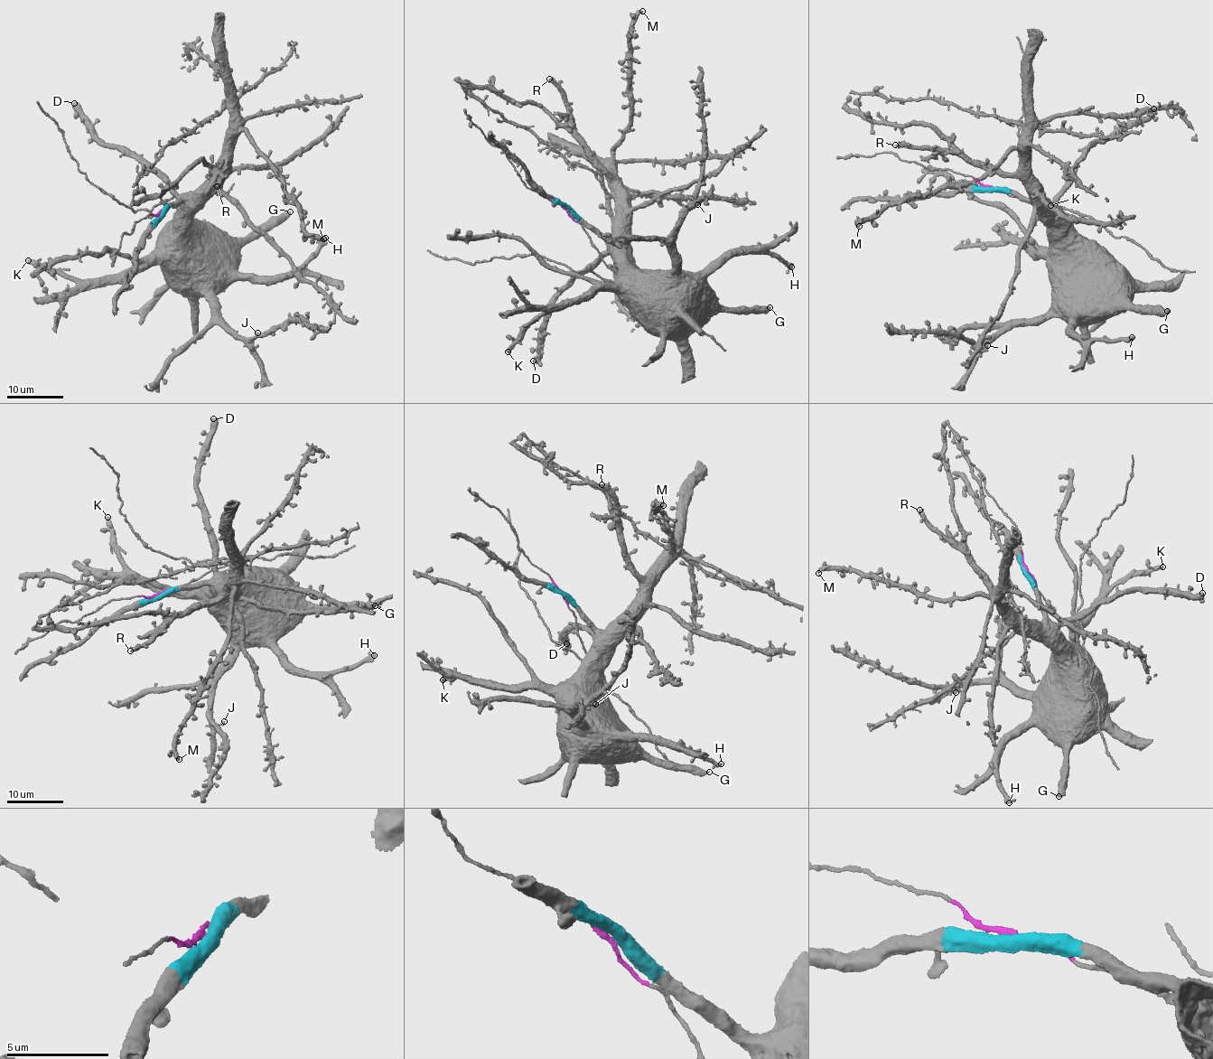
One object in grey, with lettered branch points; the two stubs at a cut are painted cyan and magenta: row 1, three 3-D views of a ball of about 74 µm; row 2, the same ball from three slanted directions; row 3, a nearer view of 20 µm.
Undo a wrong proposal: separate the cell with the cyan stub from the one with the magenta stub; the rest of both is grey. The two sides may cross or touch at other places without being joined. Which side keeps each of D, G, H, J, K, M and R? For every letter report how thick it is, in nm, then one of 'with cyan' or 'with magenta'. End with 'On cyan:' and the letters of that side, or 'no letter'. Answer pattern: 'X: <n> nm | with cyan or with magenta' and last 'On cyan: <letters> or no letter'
D: 550 nm | with cyan
G: 400 nm | with cyan
H: 320 nm | with cyan
J: 320 nm | with cyan
K: 480 nm | with cyan
M: 460 nm | with cyan
R: 400 nm | with cyan
On cyan: D, G, H, J, K, M, R

